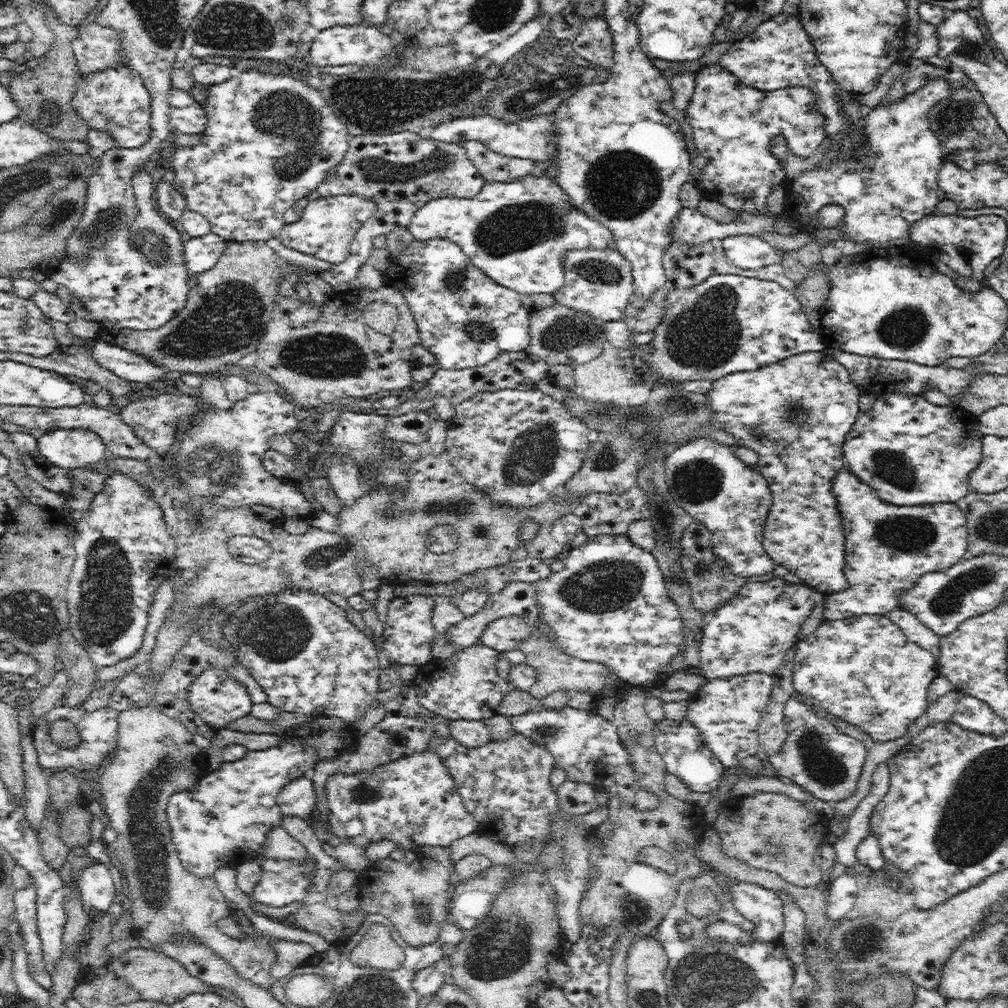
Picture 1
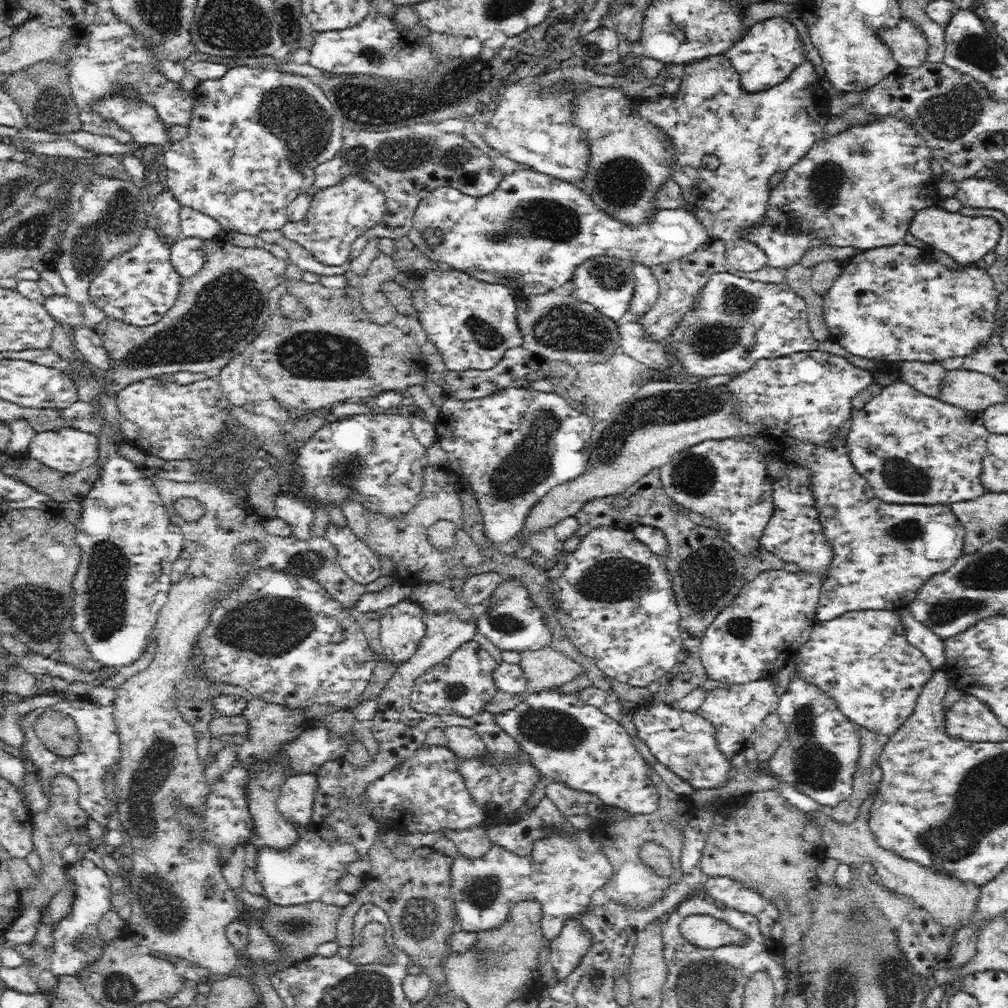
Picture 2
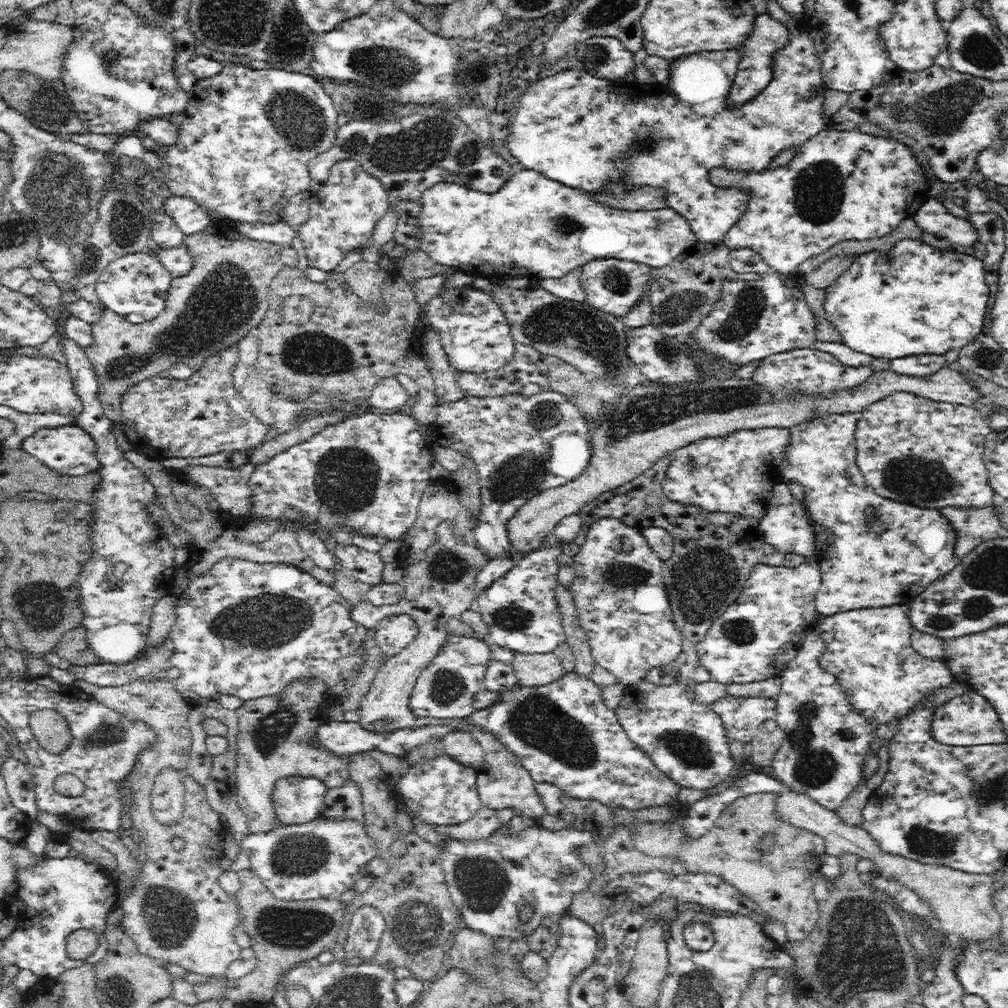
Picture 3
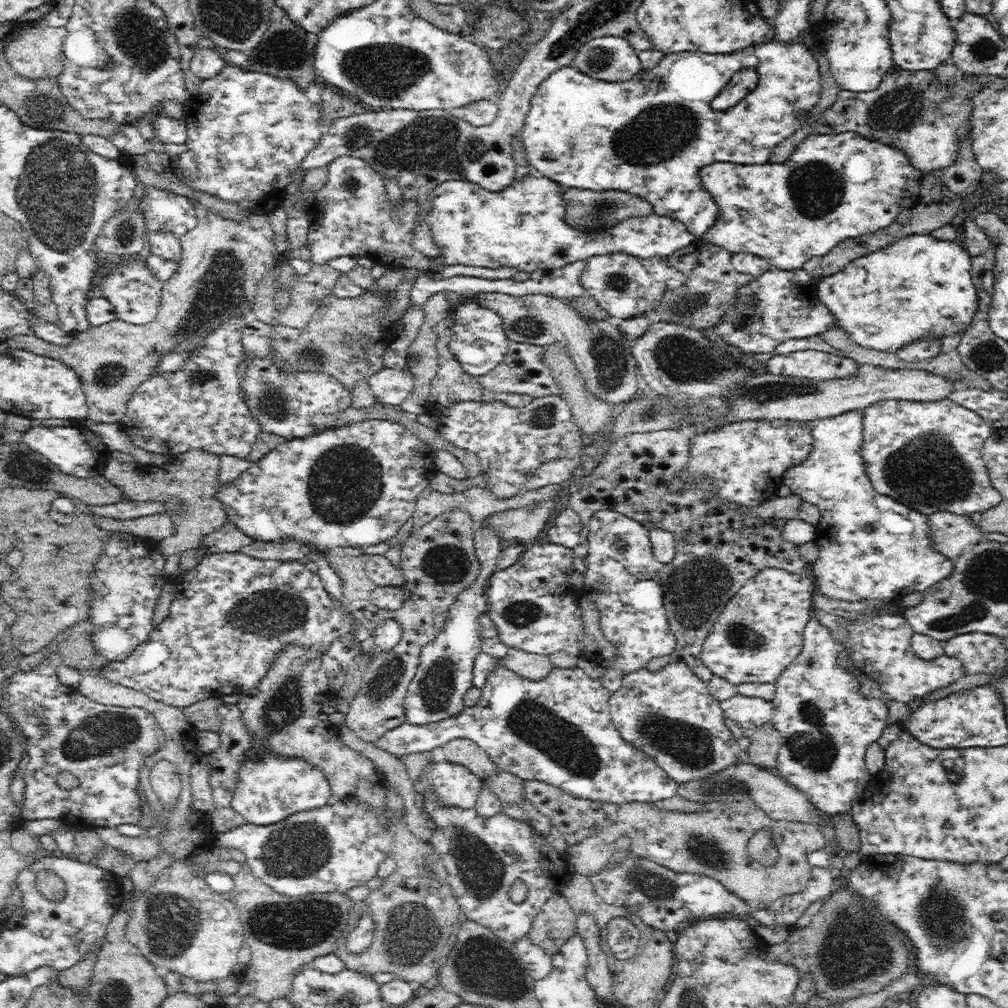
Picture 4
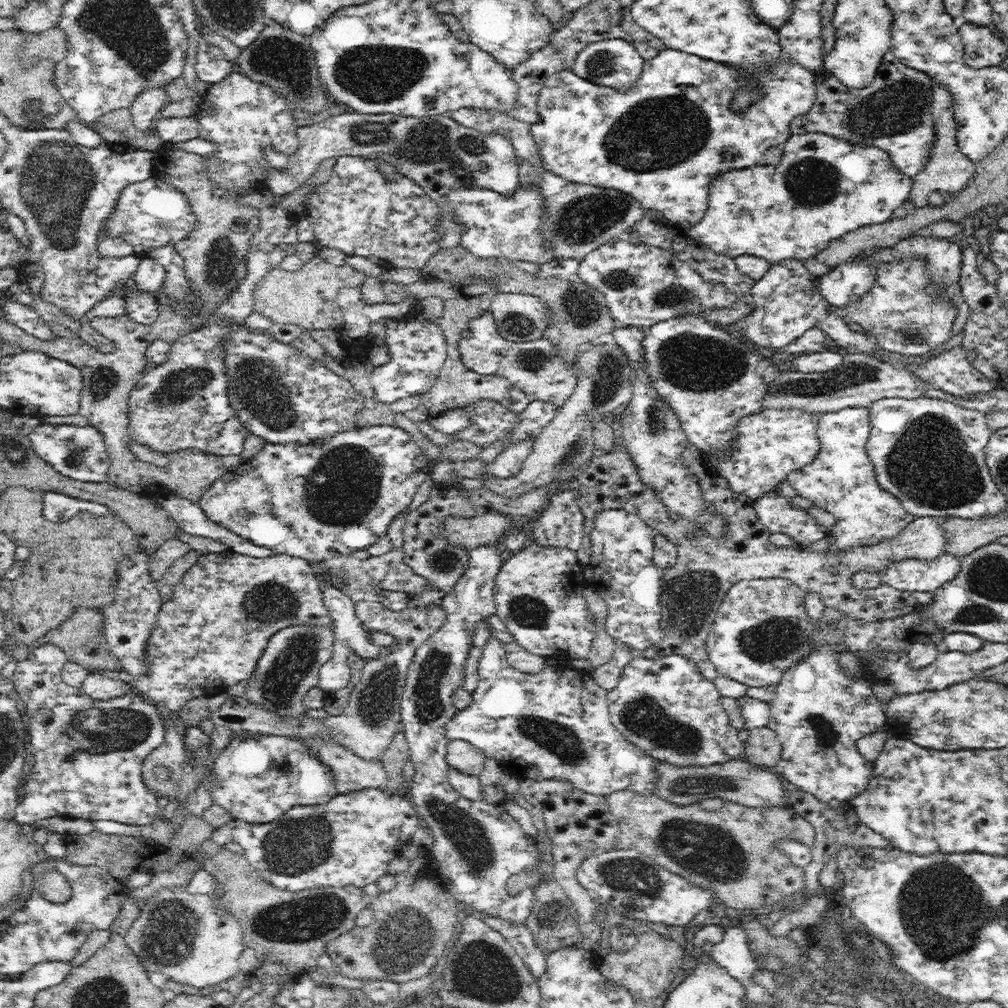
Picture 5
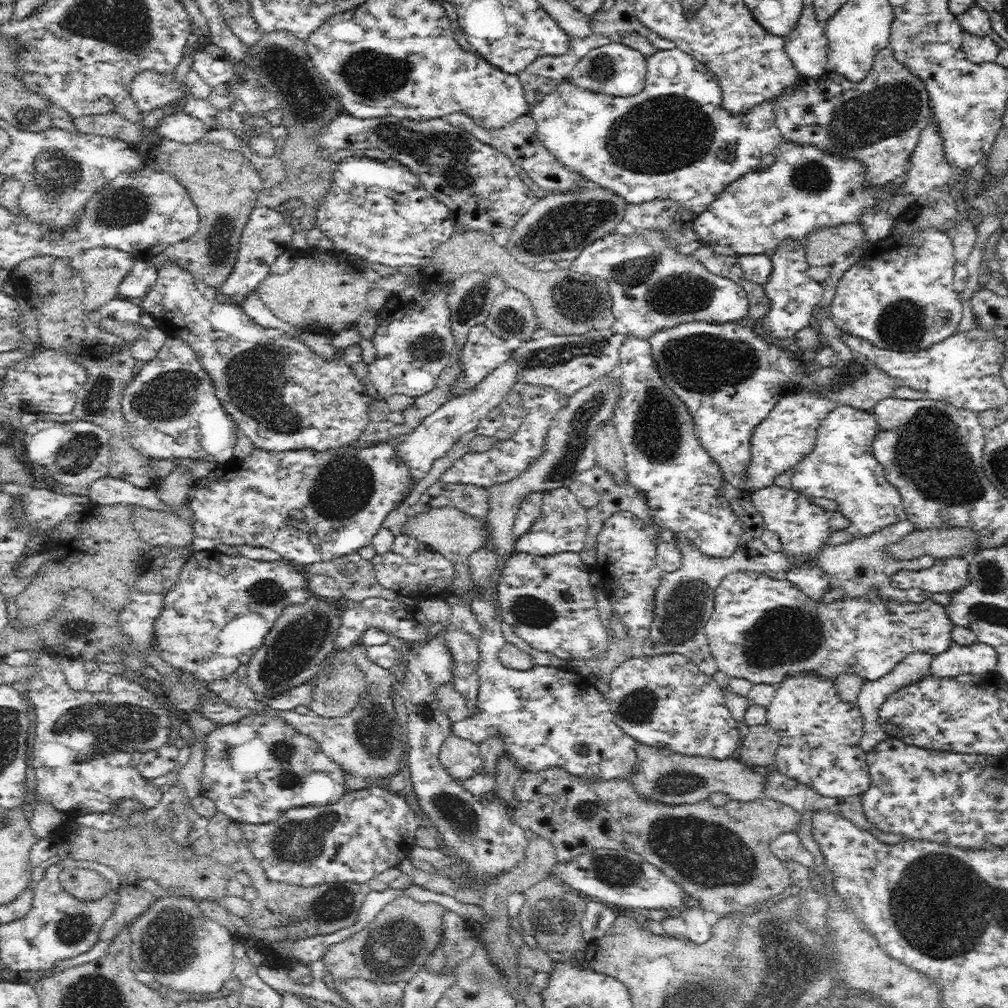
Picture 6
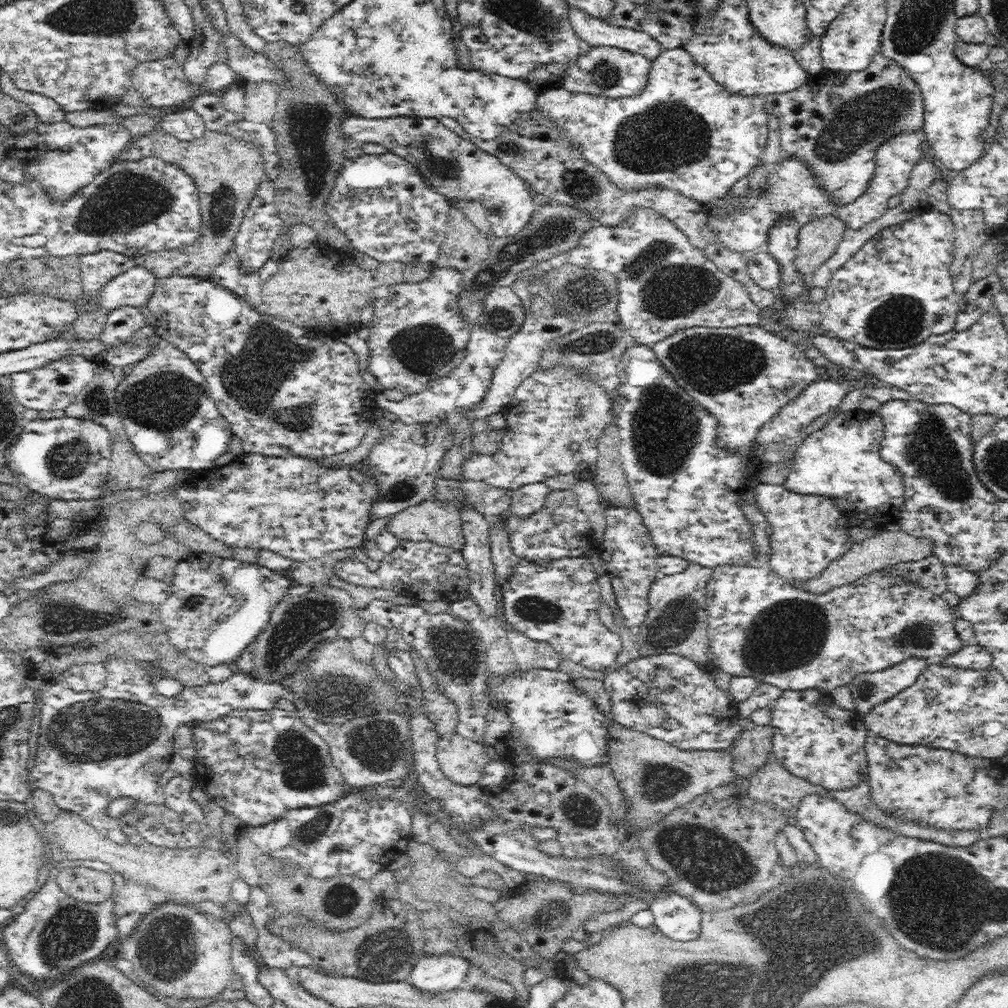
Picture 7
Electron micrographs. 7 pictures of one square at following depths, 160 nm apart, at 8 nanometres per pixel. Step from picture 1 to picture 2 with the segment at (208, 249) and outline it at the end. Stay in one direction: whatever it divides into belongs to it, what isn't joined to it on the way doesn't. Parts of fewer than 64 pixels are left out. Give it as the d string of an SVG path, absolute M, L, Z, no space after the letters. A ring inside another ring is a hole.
M181 237L170 244L170 264L182 279L192 276L203 265L203 243L200 238Z

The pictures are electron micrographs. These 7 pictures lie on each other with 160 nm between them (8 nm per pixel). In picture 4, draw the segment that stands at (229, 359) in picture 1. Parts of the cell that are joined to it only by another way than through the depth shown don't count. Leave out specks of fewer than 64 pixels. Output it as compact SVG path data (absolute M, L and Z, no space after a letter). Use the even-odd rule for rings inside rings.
M177 159L170 164L171 172L178 178L179 182L191 187L191 193L187 196L195 206L197 218L196 226L179 237L181 244L181 260L174 271L174 274L162 283L159 295L161 298L158 316L149 324L134 325L120 319L113 319L97 328L82 332L72 337L70 344L60 346L48 344L42 338L32 334L18 334L6 341L9 349L26 350L39 356L50 357L70 366L82 382L83 392L87 400L87 419L95 423L118 424L127 411L128 400L146 380L152 376L154 368L157 368L159 357L166 352L180 352L189 354L202 342L202 338L220 324L224 324L230 316L245 316L252 304L254 304L254 293L256 284L262 278L264 271L267 271L276 260L271 255L273 249L273 230L268 216L253 216L248 219L233 219L213 213L198 200L198 190L190 183L190 177L185 174Z

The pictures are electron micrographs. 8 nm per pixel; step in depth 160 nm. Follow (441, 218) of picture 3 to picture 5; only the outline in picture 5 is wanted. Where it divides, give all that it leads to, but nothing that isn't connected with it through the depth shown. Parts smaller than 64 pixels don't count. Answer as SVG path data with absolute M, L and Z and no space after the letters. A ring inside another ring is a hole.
M538 185L519 187L512 196L502 196L484 188L458 188L450 192L450 208L458 219L466 224L461 243L468 252L479 258L506 257L510 260L526 260L536 264L548 262L553 254L545 252L539 242L539 222L543 213L543 201Z

